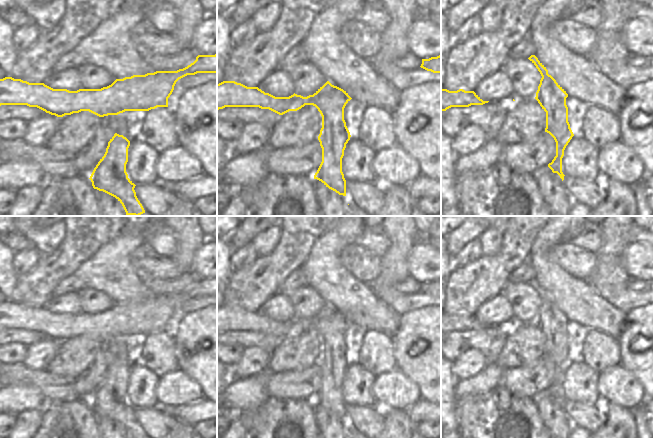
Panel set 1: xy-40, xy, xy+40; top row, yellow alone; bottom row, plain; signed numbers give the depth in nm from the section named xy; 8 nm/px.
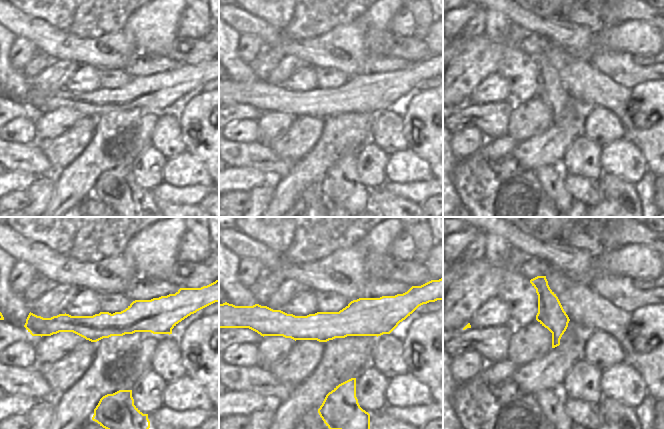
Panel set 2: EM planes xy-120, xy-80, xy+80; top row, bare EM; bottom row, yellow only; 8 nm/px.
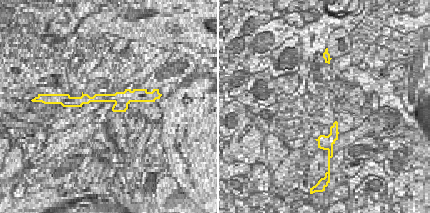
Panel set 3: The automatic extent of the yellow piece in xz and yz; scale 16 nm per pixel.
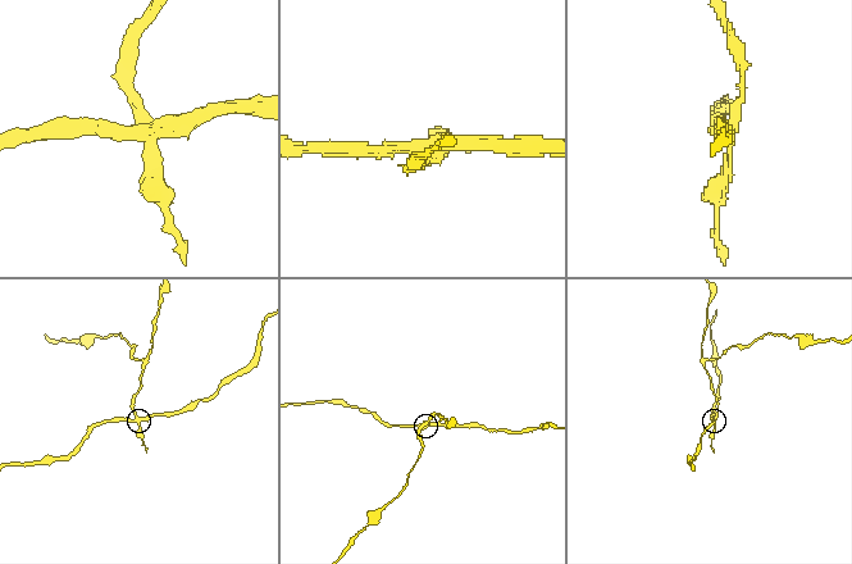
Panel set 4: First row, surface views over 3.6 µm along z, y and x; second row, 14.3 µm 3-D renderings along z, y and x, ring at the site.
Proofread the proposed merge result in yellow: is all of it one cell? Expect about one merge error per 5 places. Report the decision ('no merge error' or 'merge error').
merge error

